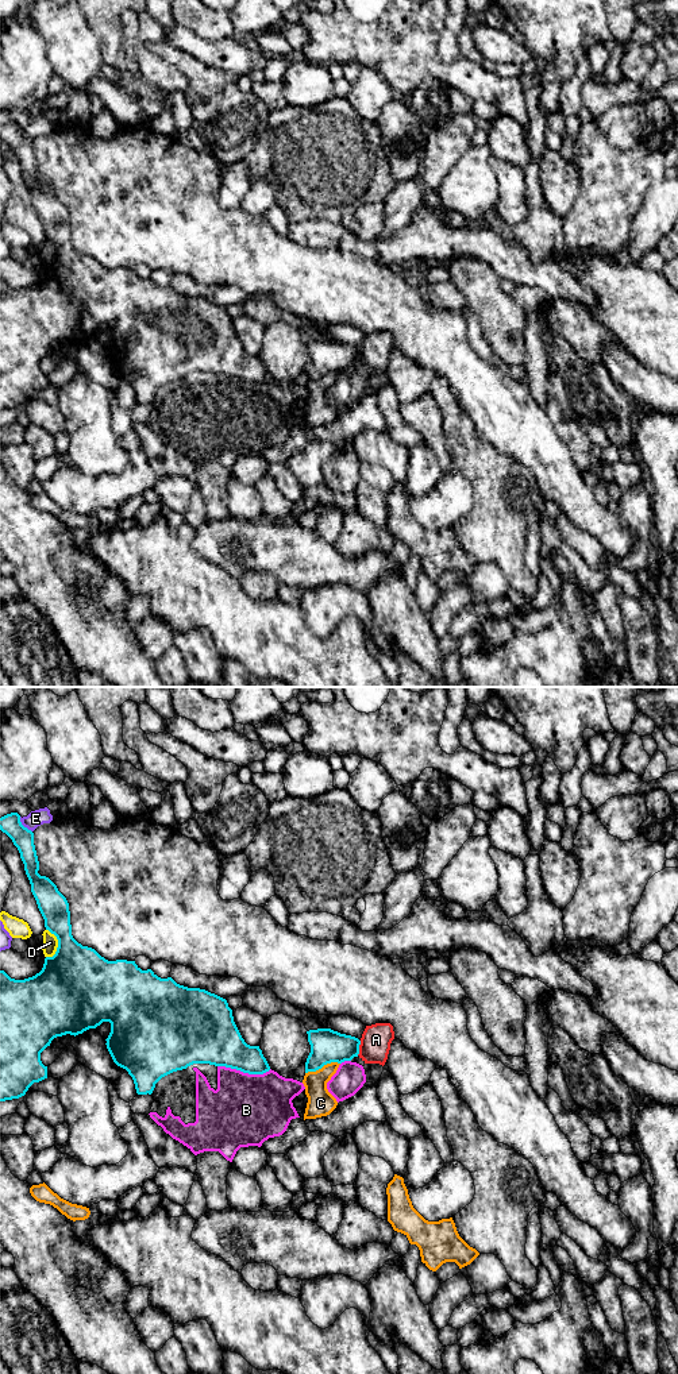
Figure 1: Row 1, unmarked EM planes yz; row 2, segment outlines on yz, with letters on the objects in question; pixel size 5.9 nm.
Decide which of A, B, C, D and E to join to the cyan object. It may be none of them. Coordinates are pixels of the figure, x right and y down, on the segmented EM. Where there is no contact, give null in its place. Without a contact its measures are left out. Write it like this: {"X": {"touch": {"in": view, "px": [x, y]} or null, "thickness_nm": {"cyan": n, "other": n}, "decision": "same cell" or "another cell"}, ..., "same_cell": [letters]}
{"A": {"touch": {"in": "yz", "px": [358, 1048]}, "thickness_nm": {"cyan": 200, "other": 180}, "decision": "another cell"}, "B": {"touch": {"in": "yz", "px": [245, 1072]}, "thickness_nm": {"cyan": 280, "other": 440}, "decision": "another cell"}, "C": {"touch": {"in": "yz", "px": [322, 1066]}, "thickness_nm": {"cyan": 200, "other": 160}, "decision": "another cell"}, "D": {"touch": {"in": "yz", "px": [58, 942]}, "thickness_nm": {"cyan": 400, "other": 90}, "decision": "another cell"}, "E": {"touch": {"in": "yz", "px": [22, 825]}, "thickness_nm": {"cyan": 130, "other": 100}, "decision": "another cell"}, "same_cell": []}

